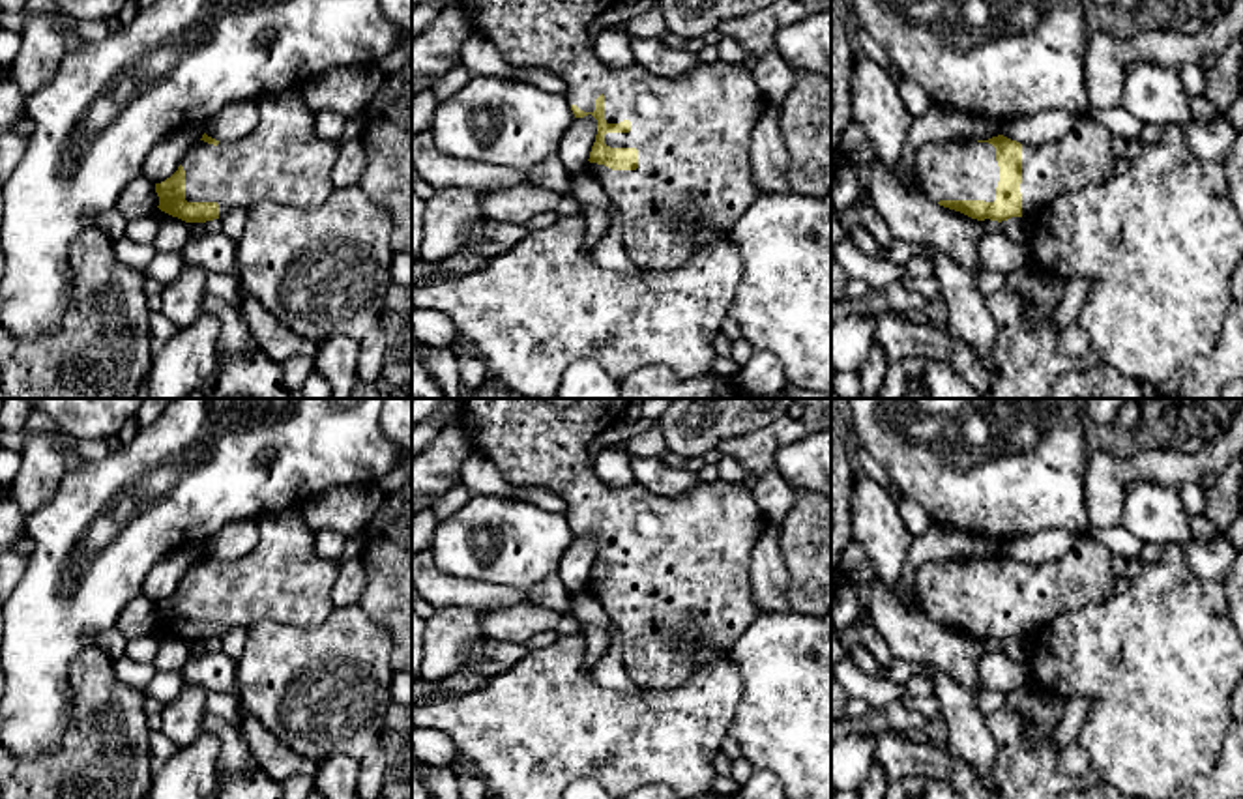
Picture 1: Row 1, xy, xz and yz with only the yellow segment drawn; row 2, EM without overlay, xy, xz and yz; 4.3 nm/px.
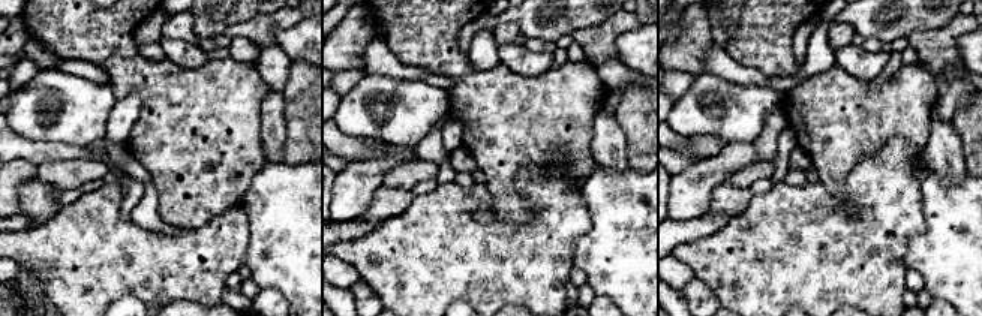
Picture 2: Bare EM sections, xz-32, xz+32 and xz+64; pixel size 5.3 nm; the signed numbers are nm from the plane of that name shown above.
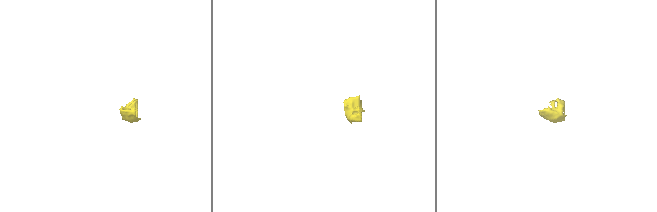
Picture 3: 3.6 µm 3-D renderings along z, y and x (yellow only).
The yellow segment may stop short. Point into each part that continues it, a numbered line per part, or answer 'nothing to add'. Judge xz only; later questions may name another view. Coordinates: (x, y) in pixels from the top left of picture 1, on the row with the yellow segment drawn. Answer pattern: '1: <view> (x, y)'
1: xz (693, 133)

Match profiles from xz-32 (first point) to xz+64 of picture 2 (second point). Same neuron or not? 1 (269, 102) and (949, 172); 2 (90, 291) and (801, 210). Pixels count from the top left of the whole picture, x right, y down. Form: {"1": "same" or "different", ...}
{"1": "same", "2": "same"}

